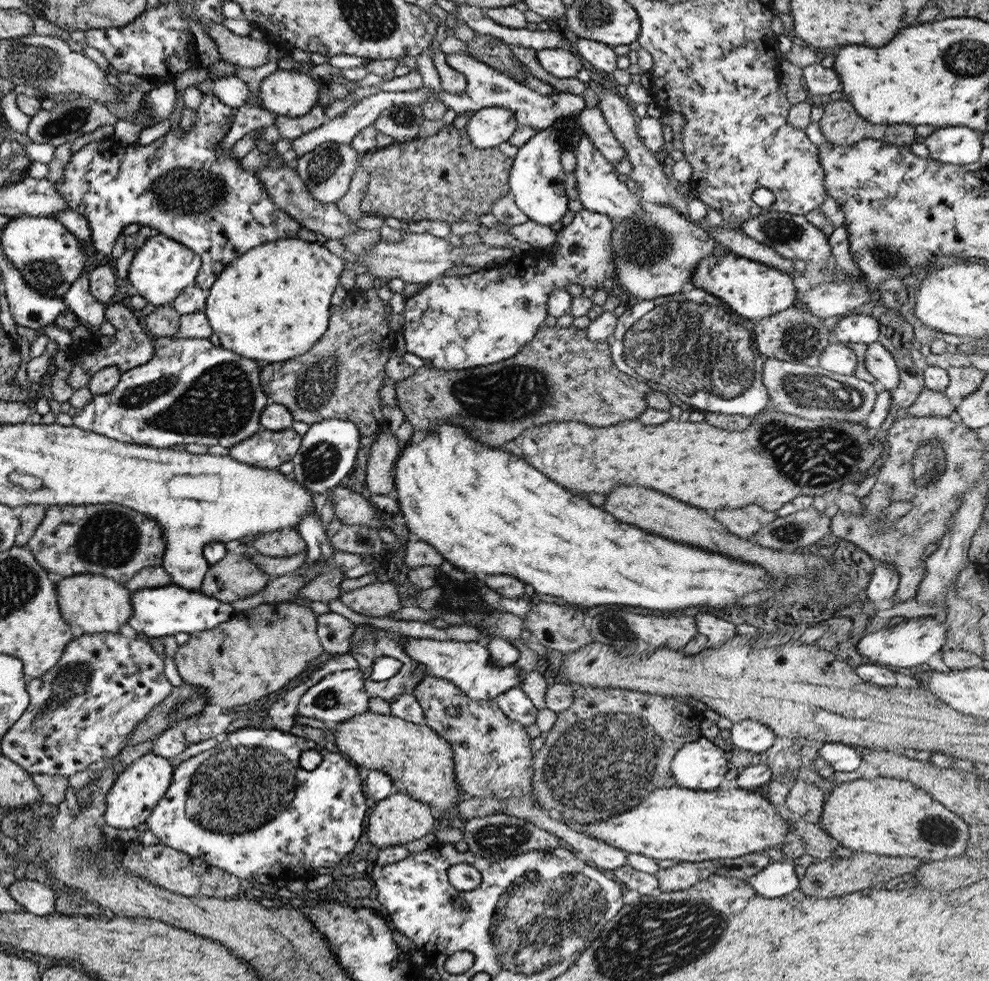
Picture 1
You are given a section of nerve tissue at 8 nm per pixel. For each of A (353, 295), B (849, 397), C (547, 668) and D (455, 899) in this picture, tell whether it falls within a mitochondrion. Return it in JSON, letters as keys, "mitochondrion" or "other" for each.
{"A":"other","B":"mitochondrion","C":"other","D":"other"}

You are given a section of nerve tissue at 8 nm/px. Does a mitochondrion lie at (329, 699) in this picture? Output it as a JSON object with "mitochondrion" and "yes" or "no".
{"mitochondrion":"yes"}

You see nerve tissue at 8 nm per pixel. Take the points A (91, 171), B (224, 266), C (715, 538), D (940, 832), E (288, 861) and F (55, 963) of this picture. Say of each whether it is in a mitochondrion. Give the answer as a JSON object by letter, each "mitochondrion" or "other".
{"A":"other","B":"other","C":"other","D":"mitochondrion","E":"other","F":"other"}

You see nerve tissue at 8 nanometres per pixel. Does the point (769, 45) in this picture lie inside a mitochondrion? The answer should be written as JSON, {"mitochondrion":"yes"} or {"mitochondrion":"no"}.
{"mitochondrion":"no"}

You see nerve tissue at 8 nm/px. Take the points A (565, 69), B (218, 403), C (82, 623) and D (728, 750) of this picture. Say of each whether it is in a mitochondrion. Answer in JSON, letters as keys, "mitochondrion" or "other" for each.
{"A":"other","B":"mitochondrion","C":"other","D":"other"}

